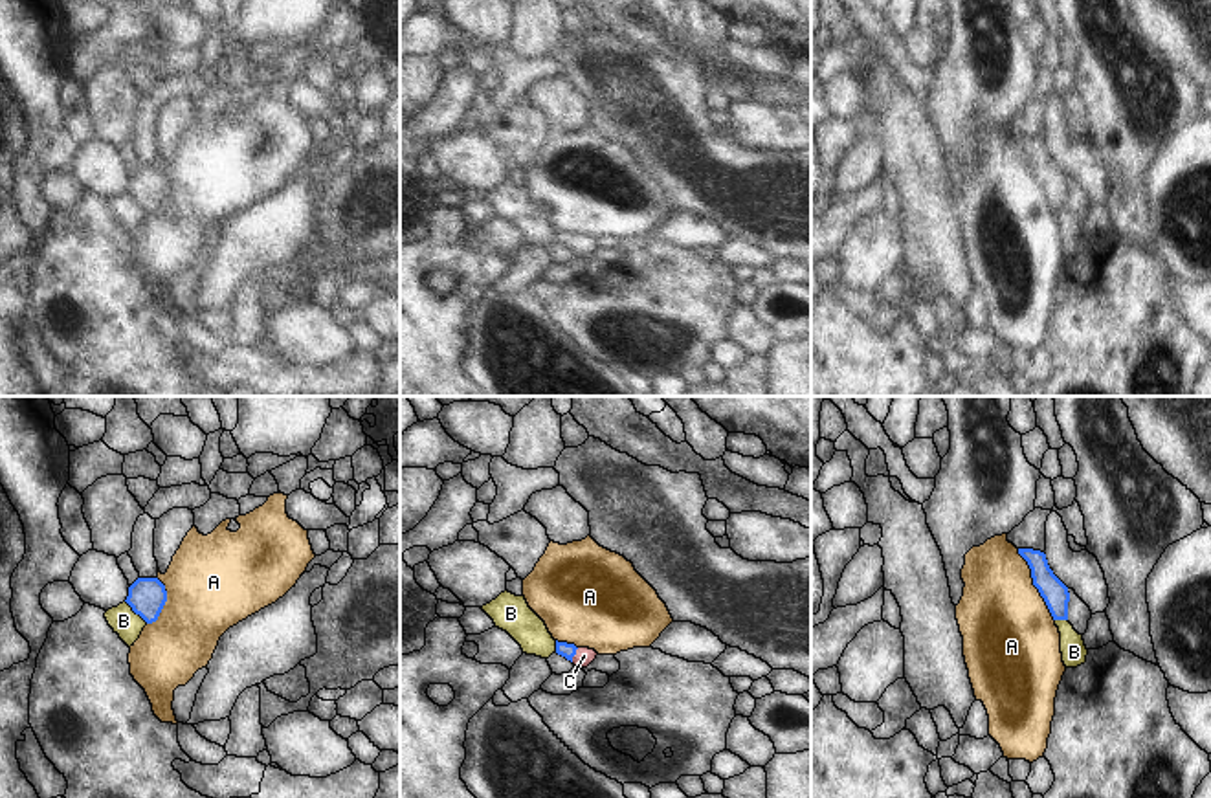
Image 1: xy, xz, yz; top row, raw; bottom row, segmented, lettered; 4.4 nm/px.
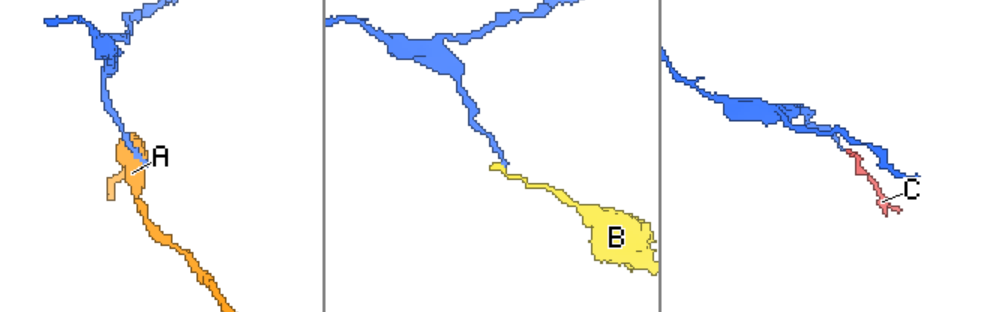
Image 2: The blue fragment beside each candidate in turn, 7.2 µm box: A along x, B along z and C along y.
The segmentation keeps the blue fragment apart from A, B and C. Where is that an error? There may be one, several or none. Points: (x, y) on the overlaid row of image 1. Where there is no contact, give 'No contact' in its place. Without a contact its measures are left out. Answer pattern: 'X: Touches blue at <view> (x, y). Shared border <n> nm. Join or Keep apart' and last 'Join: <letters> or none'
A: Touches blue at yz (1033, 584). Shared border 360 nm. Keep apart
B: Touches blue at xy (136, 613). Shared border 140 nm. Keep apart
C: Touches blue at xz (575, 653). Shared border 70 nm. Join
Join: C.

